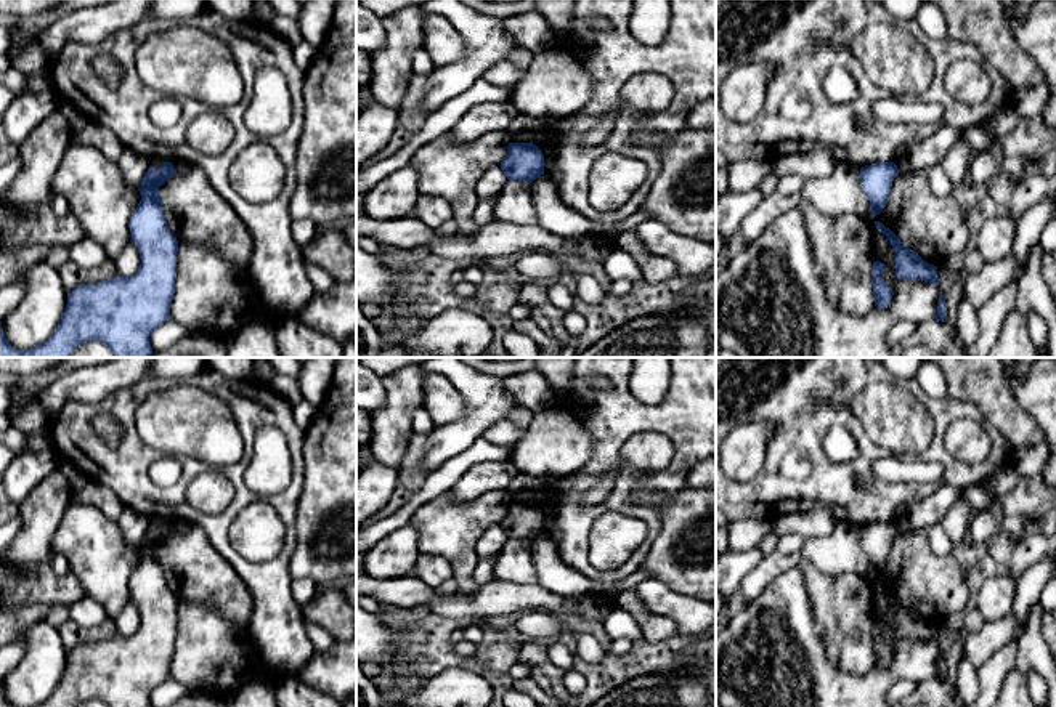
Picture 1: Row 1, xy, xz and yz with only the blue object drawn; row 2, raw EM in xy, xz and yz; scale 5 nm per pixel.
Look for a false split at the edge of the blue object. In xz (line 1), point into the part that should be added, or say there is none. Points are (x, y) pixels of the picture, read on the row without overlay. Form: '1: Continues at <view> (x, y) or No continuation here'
1: No continuation here

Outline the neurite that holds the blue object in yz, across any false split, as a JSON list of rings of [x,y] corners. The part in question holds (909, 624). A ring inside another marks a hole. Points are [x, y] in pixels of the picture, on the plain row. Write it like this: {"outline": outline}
{"outline": [[[875,580],[875,585],[891,600],[896,611],[896,633],[900,640],[924,640],[939,644],[937,625],[929,624],[915,609],[902,603],[883,582]]]}

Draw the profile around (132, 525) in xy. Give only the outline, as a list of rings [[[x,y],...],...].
[[[125,508],[117,519],[120,534],[130,547],[140,547],[144,532],[149,527],[149,516],[141,515],[132,508]]]

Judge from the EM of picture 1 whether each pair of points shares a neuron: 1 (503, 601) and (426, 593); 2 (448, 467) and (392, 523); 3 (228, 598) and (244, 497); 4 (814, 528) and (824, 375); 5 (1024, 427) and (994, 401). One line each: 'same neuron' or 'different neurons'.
1: same neuron
2: same neuron
3: different neurons
4: different neurons
5: same neuron

